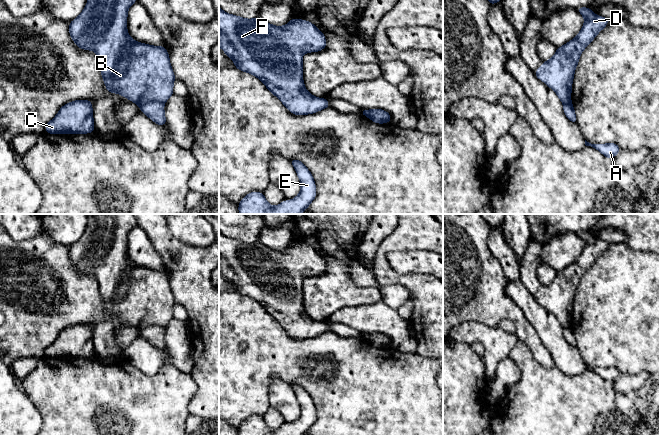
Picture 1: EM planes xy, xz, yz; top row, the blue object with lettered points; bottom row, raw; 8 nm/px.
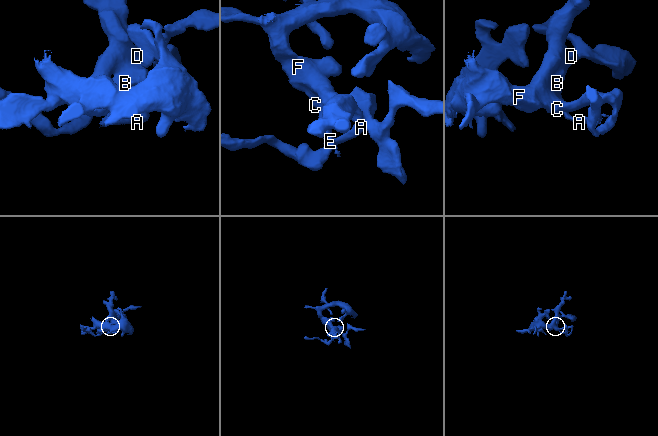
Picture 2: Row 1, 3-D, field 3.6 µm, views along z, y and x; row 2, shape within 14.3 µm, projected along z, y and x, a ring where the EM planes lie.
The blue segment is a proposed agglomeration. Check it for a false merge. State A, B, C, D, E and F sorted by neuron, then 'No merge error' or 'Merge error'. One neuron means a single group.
Groups: A / B C D E F. Merge error

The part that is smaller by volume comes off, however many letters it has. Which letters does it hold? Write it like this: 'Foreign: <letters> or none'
Foreign: A

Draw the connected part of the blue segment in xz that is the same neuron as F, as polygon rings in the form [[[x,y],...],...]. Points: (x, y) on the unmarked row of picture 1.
[[[219,231],[219,271],[233,284],[235,292],[260,303],[294,339],[312,338],[330,331],[325,322],[310,318],[303,306],[302,280],[321,275],[326,268],[324,258],[307,244],[291,242],[288,248],[278,251],[260,241],[245,243],[228,238]]]

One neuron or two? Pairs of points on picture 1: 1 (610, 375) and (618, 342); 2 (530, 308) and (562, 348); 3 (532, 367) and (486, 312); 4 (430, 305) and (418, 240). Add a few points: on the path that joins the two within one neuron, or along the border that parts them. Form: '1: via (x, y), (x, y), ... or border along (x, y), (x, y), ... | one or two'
1: border along (588, 366), (616, 367), (622, 373), (634, 374) | two
2: via (540, 318), (556, 338) | one
3: border along (518, 339), (527, 346), (533, 358) | two
4: via (408, 281), (383, 265), (383, 253), (394, 242) | one

